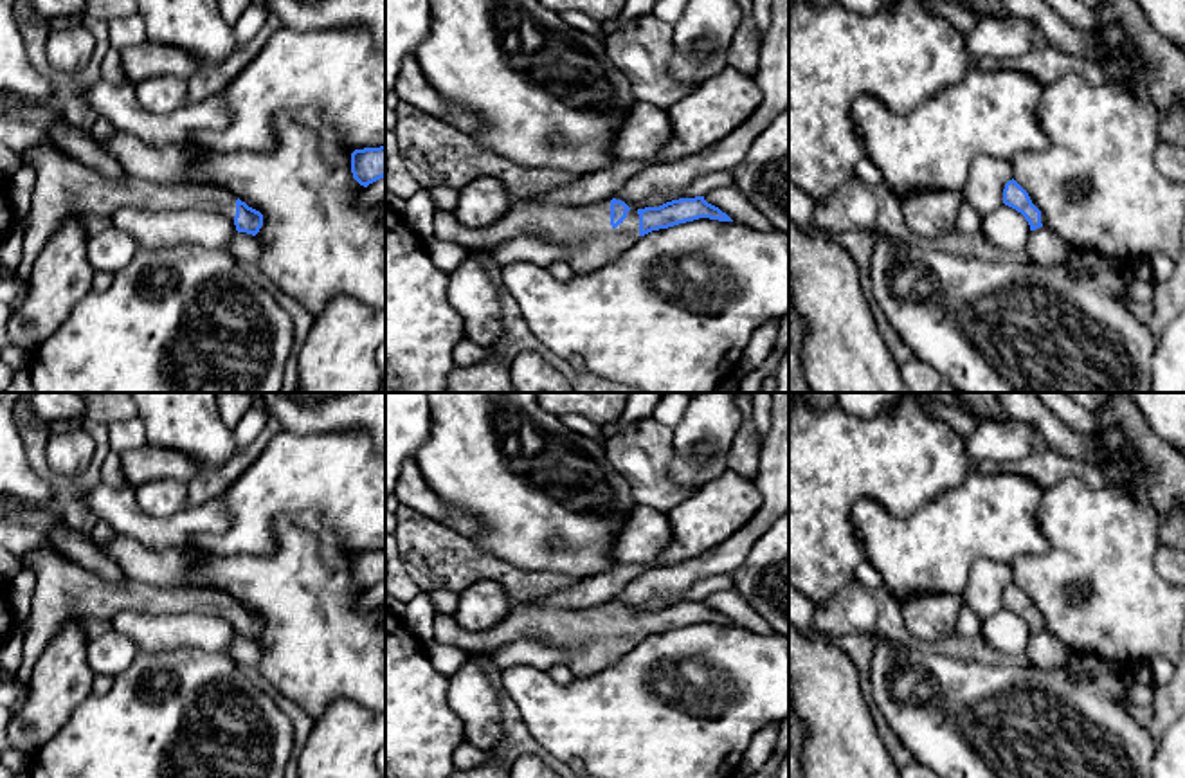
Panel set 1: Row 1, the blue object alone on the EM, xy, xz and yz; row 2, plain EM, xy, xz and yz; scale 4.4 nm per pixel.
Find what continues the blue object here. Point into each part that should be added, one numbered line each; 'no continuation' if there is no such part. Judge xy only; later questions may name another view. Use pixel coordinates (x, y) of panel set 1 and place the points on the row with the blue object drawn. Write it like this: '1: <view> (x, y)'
1: xy (63, 186)

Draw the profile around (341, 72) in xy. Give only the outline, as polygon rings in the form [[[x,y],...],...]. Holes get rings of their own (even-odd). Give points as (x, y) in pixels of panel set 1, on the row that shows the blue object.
[[[362,27],[306,32],[279,29],[220,97],[229,106],[231,124],[193,133],[200,146],[216,153],[270,151],[276,142],[274,119],[292,108],[319,110],[349,149],[385,146],[385,50]]]

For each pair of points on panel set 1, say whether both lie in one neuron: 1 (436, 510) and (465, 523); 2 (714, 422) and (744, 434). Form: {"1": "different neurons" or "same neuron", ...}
{"1": "same neuron", "2": "different neurons"}

